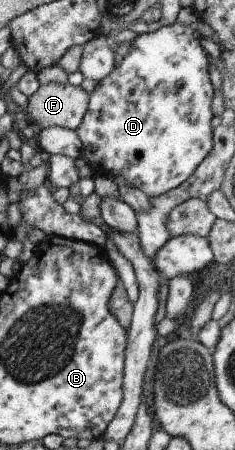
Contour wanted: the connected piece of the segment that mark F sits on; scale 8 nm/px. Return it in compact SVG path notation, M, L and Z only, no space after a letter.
M48 82L39 85L39 88L33 95L27 97L25 114L29 115L34 127L43 129L51 126L57 126L74 131L79 127L83 114L87 109L88 93L81 86L71 85L69 82L56 83Z

